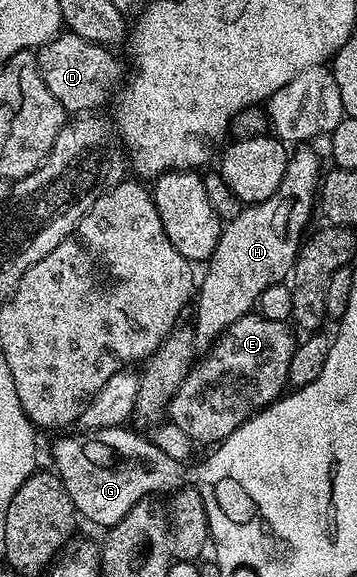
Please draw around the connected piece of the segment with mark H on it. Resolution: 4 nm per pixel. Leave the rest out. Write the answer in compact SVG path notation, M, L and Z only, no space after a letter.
M299 148L290 155L285 168L285 176L281 176L281 184L269 200L252 202L244 205L237 217L226 223L220 229L217 248L207 259L205 269L201 274L201 281L197 286L197 293L193 298L193 310L195 306L195 331L196 351L206 352L211 349L213 343L219 339L227 329L237 320L241 320L247 314L252 313L259 305L261 292L270 286L278 286L290 275L294 268L295 258L299 254L301 241L305 233L303 229L311 222L311 209L317 206L317 189L321 184L321 169L319 170L319 158L311 148Z

